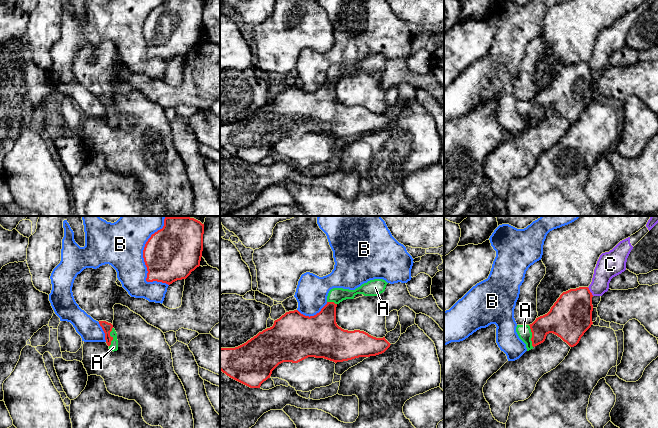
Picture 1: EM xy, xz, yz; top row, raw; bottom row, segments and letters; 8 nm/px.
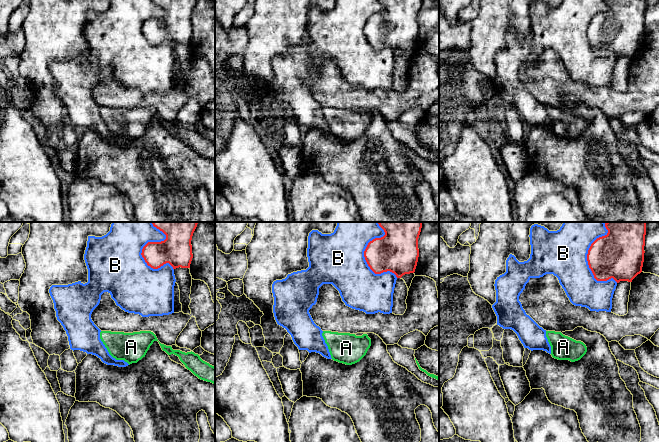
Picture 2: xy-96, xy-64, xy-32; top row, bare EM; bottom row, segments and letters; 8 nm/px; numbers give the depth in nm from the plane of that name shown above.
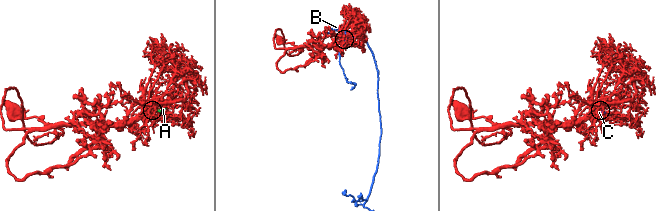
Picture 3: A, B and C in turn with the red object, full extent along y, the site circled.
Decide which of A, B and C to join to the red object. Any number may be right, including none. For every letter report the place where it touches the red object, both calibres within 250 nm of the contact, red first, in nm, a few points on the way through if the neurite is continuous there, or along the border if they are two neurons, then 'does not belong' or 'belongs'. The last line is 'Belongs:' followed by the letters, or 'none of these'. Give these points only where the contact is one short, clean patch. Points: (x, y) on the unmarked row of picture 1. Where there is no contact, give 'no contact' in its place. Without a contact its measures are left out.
A: meets red in yz at (532, 112); 220 nm thick on the red side, 110 nm on the other; runs through yz (559, 97), (543, 101), (532, 112), (524, 108); belongs
B: meets red in xy at (144, 37); 440 nm thick on the red side, 360 nm on the other; does not belong
C: meets red in yz at (589, 67); 340 nm thick on the red side, 190 nm on the other; border along yz (587, 63), (593, 71); does not belong
Belongs: A

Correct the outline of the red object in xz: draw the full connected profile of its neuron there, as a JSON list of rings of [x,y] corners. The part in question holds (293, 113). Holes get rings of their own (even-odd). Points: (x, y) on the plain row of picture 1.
[[[374,55],[362,60],[355,66],[333,64],[328,69],[327,80],[314,92],[305,92],[298,86],[286,88],[279,95],[274,97],[272,103],[259,108],[246,119],[235,124],[220,124],[220,146],[230,154],[250,164],[260,164],[261,160],[270,154],[272,147],[283,138],[298,139],[308,133],[315,133],[324,134],[337,139],[384,129],[391,121],[385,113],[376,114],[364,107],[348,107],[339,103],[336,99],[336,83],[343,76],[354,75],[357,70],[379,72],[385,67],[387,60],[388,59],[383,55]]]

